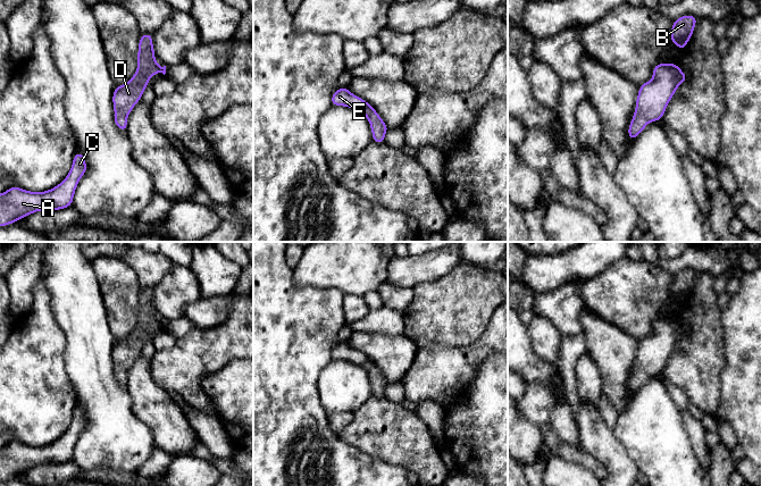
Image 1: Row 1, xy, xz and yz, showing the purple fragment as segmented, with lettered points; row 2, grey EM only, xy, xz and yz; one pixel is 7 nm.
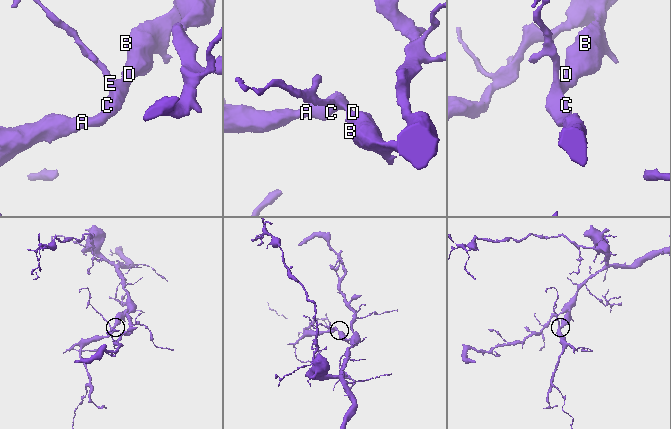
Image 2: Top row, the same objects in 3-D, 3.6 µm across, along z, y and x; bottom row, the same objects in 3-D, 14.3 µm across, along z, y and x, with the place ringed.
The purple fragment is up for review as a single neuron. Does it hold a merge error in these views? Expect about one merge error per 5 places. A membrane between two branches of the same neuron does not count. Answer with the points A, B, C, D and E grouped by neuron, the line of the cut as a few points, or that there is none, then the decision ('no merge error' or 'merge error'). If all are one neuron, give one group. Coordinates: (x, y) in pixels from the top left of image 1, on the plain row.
A B C D E; no cut; no merge error

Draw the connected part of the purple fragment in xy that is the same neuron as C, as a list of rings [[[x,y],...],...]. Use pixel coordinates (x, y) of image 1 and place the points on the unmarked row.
[[[76,407],[66,433],[44,446],[30,446],[16,439],[0,449],[0,480],[8,480],[41,464],[61,464],[72,461],[80,434],[86,427],[85,410]]]

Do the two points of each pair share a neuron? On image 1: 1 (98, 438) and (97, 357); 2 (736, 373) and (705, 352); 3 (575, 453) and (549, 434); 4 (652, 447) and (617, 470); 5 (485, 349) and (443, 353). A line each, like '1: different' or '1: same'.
1: same
2: different
3: same
4: different
5: same

